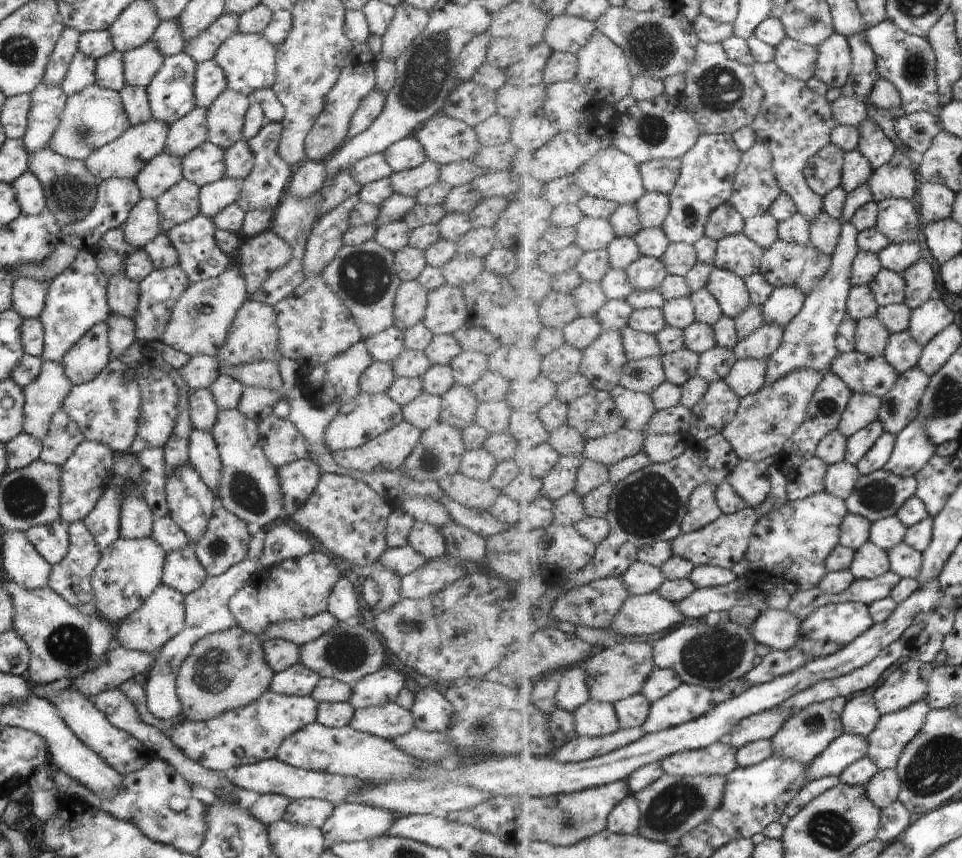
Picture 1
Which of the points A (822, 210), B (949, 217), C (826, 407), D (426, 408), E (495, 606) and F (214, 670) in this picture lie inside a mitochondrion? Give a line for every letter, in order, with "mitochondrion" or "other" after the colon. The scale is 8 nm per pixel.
A: other
B: other
C: mitochondrion
D: other
E: other
F: mitochondrion

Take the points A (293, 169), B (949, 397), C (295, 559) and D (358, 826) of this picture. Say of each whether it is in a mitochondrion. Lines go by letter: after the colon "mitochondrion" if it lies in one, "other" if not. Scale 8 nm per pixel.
A: other
B: mitochondrion
C: other
D: other

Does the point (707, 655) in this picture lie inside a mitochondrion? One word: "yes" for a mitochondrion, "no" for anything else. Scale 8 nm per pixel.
yes

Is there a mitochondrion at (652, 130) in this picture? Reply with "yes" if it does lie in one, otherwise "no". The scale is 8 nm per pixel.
yes

